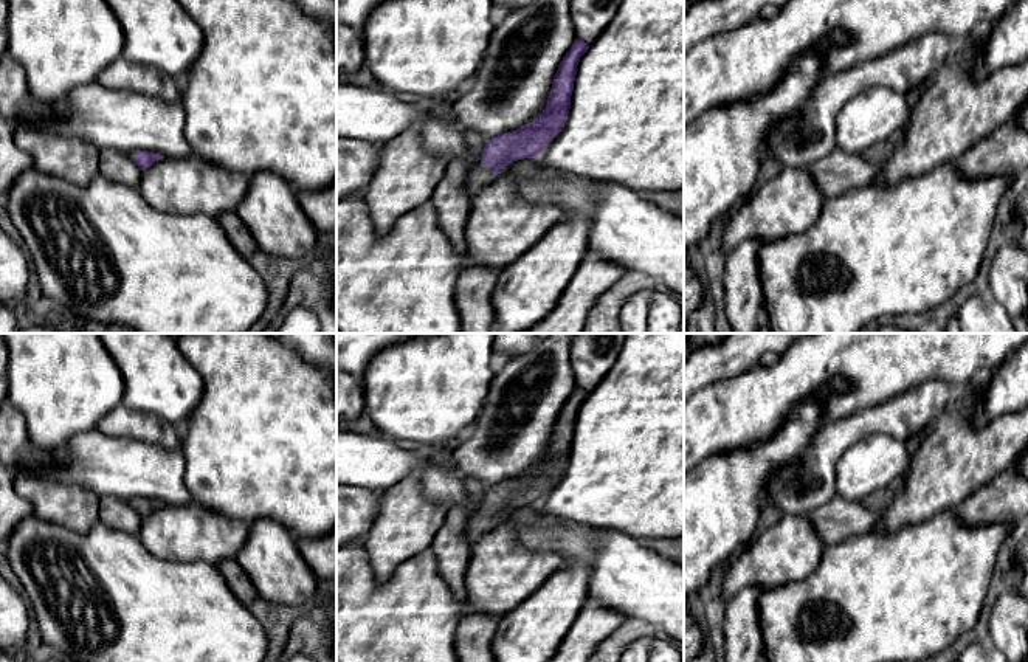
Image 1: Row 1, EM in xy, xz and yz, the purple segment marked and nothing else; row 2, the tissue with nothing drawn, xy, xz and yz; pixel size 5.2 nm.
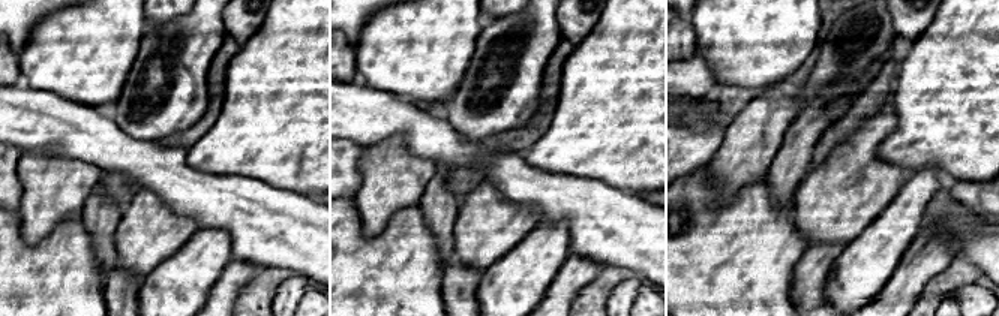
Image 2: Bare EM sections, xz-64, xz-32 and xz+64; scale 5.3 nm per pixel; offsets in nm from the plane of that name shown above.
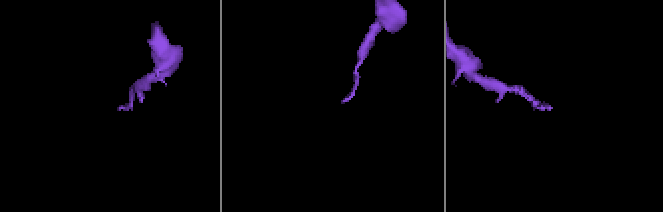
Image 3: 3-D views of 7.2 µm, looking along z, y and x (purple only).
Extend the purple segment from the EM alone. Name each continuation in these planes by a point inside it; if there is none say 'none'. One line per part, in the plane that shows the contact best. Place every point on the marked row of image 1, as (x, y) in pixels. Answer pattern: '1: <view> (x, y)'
1: xz (479, 177)

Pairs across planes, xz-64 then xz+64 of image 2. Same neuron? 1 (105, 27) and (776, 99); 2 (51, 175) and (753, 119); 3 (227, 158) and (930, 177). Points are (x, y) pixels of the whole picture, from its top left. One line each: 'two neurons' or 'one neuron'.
1: two neurons
2: one neuron
3: two neurons

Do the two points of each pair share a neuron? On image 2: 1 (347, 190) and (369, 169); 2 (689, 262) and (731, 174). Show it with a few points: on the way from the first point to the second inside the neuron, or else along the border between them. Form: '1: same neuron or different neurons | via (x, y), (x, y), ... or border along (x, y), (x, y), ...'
1: different neurons | border along (368, 149), (359, 165), (359, 190), (353, 198)
2: different neurons | border along (707, 168), (722, 202), (750, 184)

